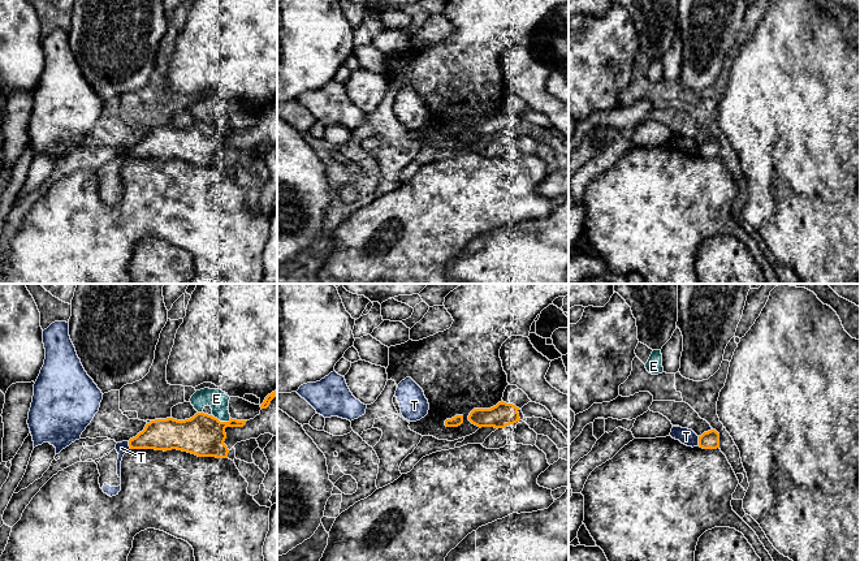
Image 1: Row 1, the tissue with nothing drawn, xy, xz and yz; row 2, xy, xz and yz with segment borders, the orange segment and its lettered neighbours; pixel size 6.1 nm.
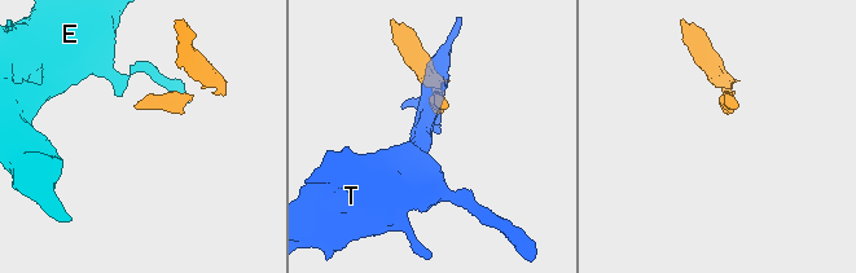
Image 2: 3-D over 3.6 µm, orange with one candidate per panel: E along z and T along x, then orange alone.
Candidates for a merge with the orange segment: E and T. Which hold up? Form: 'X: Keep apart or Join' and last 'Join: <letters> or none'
E: Keep apart
T: Keep apart
Join: none

